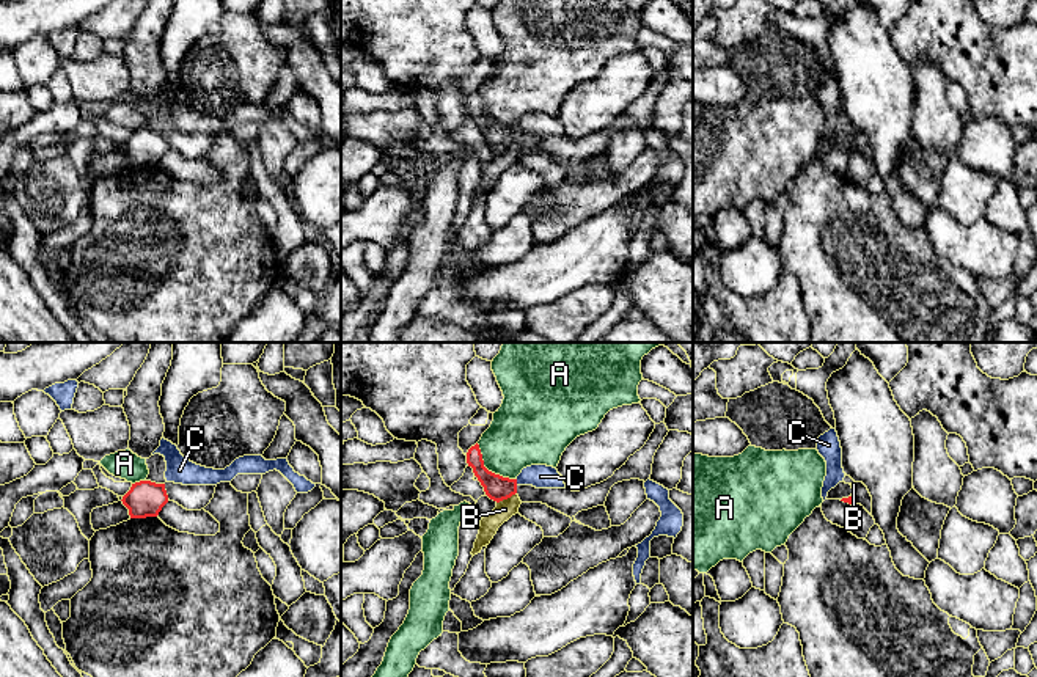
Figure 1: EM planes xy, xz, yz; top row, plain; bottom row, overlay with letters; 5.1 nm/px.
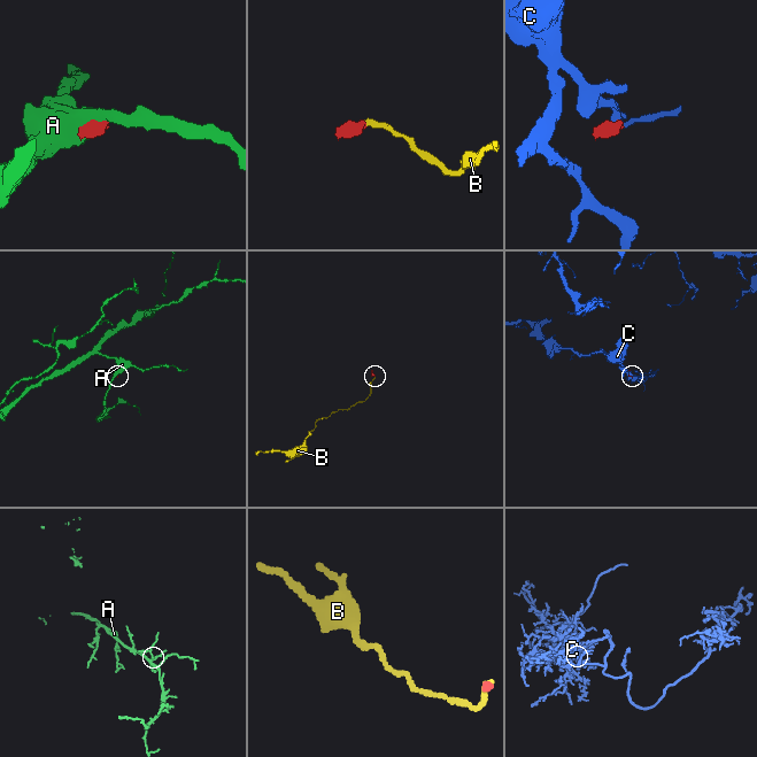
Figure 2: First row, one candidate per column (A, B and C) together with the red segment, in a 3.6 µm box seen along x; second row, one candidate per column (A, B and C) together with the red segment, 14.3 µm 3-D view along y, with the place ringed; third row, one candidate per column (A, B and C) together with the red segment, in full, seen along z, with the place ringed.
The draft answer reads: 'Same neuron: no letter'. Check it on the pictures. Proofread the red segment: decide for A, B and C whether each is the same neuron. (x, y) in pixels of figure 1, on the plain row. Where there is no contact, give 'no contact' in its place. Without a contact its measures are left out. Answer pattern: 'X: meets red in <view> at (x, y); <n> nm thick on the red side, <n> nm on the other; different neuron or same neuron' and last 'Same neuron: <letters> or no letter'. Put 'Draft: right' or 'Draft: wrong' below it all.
A: meets red in xz at (487, 118); 130 nm thick on the red side, 320 nm on the other; different neuron
B: meets red in xz at (506, 146); 130 nm thick on the red side, 100 nm on the other; different neuron
C: meets red in xz at (516, 131); 130 nm thick on the red side, 130 nm on the other; different neuron
Same neuron: no letter
Draft: right

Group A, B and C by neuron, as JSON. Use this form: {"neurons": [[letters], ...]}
{"neurons": [["A"], ["B"], ["C"]]}

